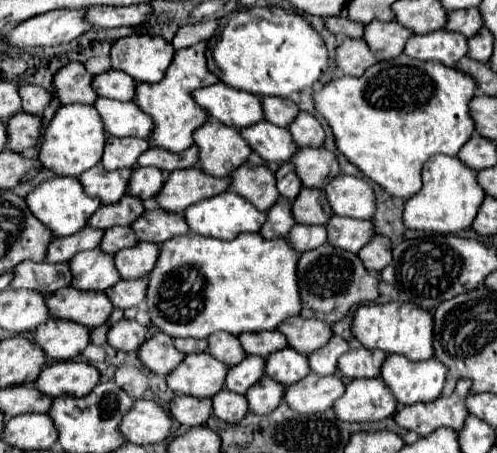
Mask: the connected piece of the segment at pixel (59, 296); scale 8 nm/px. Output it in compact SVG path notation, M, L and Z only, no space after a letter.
M73 286L51 294L47 298L47 306L51 316L73 320L89 328L105 324L115 308L105 292L81 292Z

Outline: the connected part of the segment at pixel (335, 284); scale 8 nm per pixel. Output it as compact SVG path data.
M331 244L301 254L297 276L303 300L301 314L305 318L321 318L329 324L335 324L345 318L349 310L379 298L379 280L365 270L361 258L341 248L333 248Z

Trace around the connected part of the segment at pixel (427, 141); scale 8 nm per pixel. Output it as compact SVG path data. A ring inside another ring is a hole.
M405 54L393 60L381 60L371 66L363 76L343 76L319 92L315 92L315 106L329 122L337 148L373 182L383 186L391 196L409 198L421 190L421 168L425 160L435 154L455 156L461 146L473 136L475 122L469 114L469 100L475 96L477 84L455 68L445 68L441 62L421 62Z

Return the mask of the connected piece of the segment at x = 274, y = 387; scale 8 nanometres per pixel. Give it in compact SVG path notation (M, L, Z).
M263 376L263 380L259 380L253 388L249 388L245 396L249 400L249 410L253 414L269 414L273 412L273 408L281 404L283 394L285 394L285 386L277 384L277 380L269 376Z

